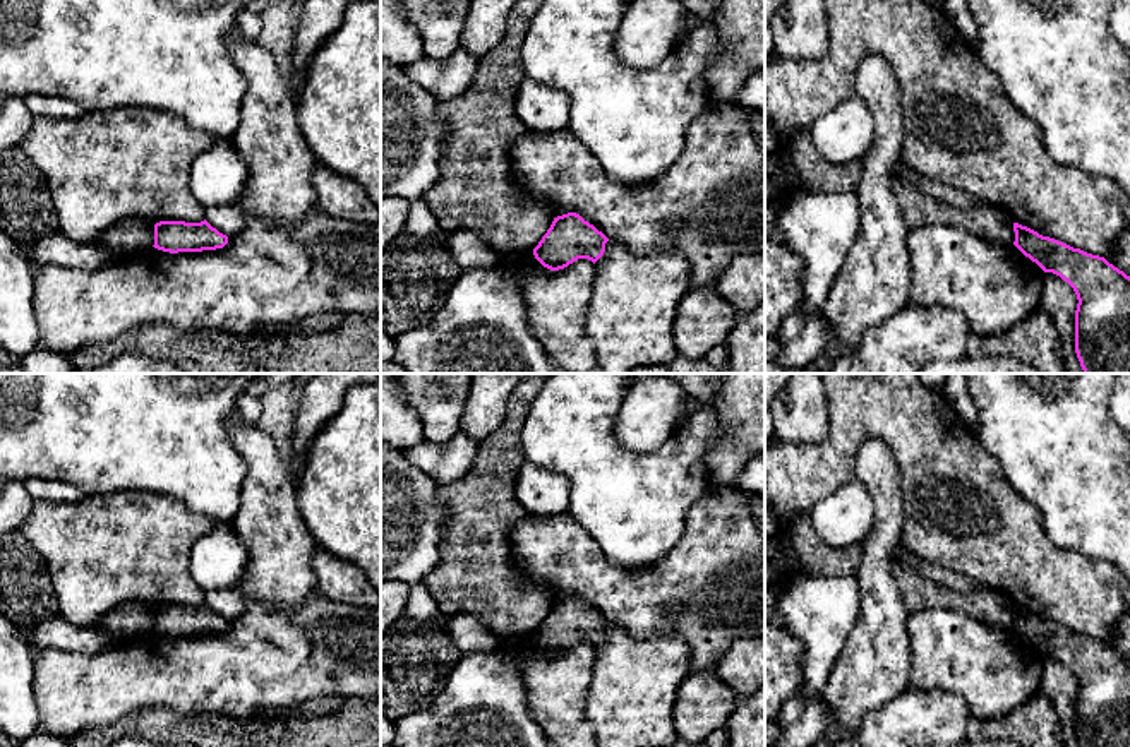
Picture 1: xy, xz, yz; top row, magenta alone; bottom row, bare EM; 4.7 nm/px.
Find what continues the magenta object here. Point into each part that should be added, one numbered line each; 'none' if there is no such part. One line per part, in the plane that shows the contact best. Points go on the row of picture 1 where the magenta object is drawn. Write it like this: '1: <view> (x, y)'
1: xz (475, 191)

